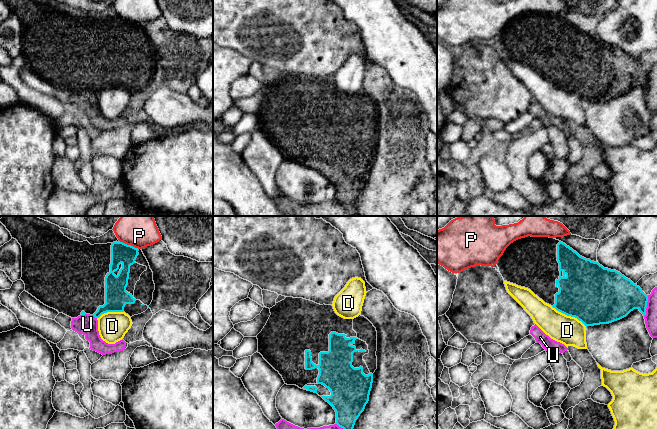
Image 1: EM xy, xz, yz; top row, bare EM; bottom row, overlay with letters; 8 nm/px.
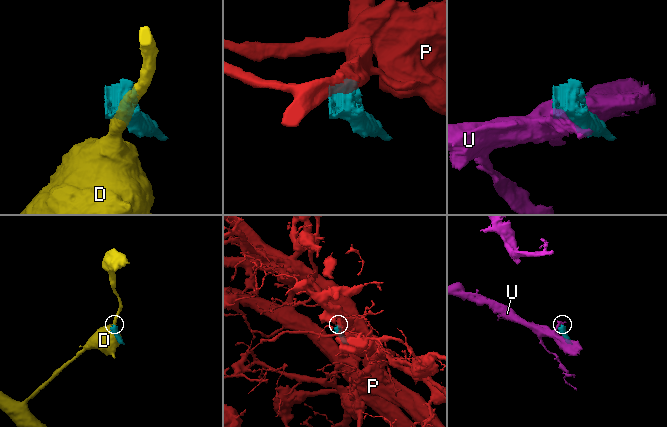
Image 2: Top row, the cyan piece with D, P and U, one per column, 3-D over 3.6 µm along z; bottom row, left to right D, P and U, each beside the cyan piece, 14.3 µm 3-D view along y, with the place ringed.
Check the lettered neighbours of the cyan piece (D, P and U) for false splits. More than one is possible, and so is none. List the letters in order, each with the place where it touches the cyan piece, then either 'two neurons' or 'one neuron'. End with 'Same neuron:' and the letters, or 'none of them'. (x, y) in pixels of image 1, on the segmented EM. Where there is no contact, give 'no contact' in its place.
D: yz (569, 315) | two neurons
P: xy (129, 245) | two neurons
U: yz (646, 306) | two neurons
Same neuron: none of them

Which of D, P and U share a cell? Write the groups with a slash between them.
D / P / U

